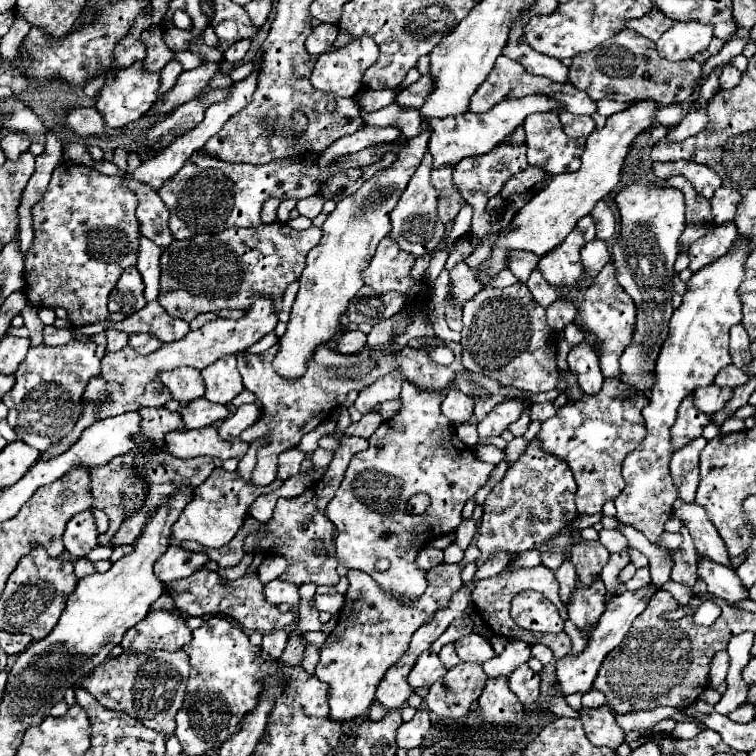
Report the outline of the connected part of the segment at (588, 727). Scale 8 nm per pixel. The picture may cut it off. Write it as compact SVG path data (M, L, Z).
M606 705L600 709L582 709L580 721L584 725L584 731L590 743L598 747L604 745L610 749L616 749L618 745L624 743L624 731L616 723L614 713Z

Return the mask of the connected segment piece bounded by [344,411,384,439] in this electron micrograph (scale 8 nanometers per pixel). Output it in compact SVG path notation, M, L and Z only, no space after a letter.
M372 411L372 413L366 413L366 415L362 415L362 419L358 421L358 423L352 423L350 427L346 427L346 431L344 431L344 435L358 435L358 437L370 437L380 425L382 425L382 415L378 415L376 411Z

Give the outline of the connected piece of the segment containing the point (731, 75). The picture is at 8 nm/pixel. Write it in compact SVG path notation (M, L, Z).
M726 65L720 75L720 89L734 89L740 83L740 71L732 65Z

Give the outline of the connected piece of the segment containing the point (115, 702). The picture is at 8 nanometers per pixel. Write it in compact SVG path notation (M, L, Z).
M152 651L152 653L122 653L118 659L110 659L98 669L94 669L82 687L90 691L106 709L116 709L138 719L144 727L164 733L168 739L174 733L174 715L182 707L184 689L188 683L188 655L184 651Z

